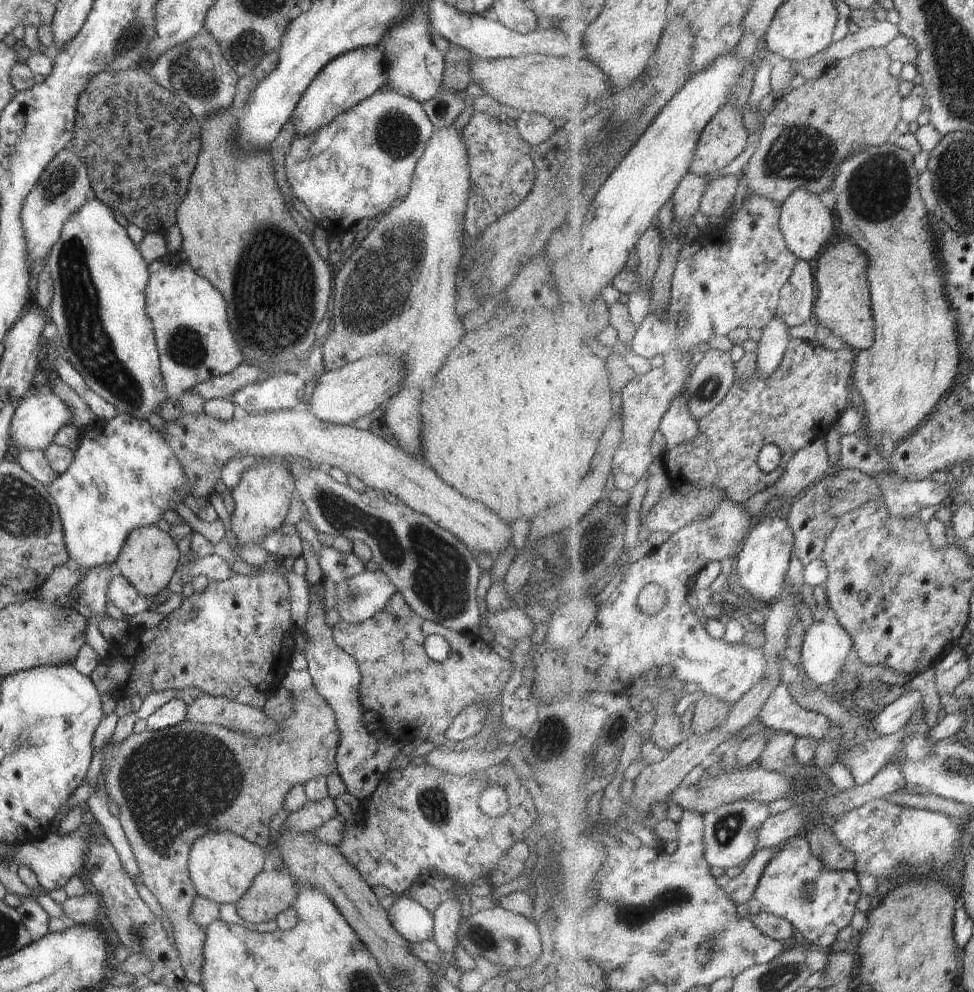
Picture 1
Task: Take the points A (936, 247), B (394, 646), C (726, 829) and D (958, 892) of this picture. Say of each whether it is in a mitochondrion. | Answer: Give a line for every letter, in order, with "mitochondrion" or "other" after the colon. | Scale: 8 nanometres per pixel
A: other
B: other
C: mitochondrion
D: other

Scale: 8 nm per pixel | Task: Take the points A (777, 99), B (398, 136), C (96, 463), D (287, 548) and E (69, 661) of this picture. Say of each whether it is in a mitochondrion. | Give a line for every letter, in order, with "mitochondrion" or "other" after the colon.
A: other
B: mitochondrion
C: other
D: other
E: other

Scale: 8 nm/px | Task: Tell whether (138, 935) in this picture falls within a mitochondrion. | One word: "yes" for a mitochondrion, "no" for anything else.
yes

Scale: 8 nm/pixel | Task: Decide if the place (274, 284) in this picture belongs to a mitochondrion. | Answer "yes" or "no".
yes

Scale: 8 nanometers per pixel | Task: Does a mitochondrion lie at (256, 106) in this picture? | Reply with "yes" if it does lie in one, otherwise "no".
no

